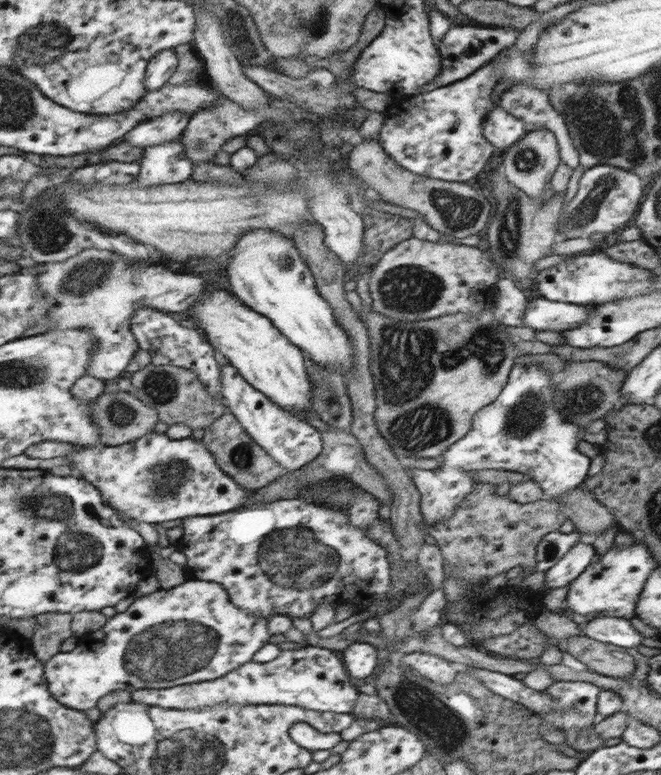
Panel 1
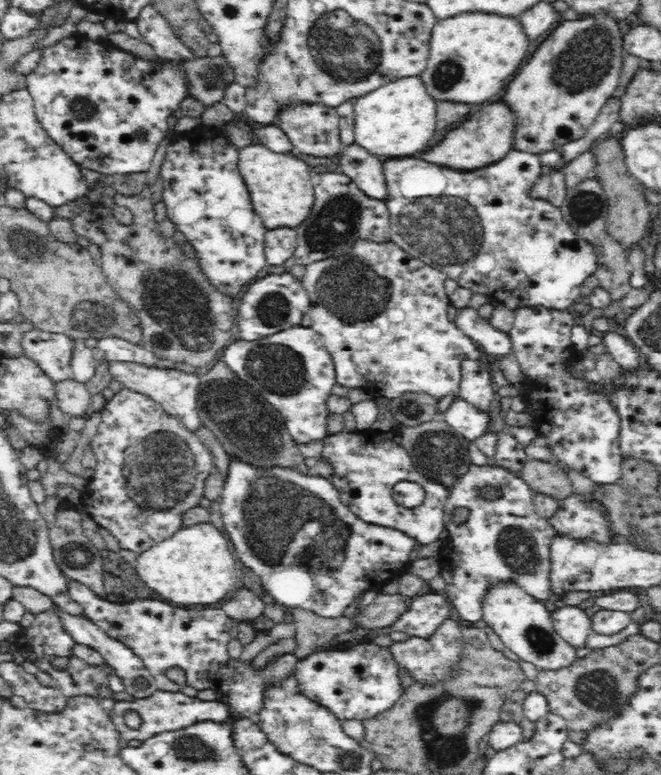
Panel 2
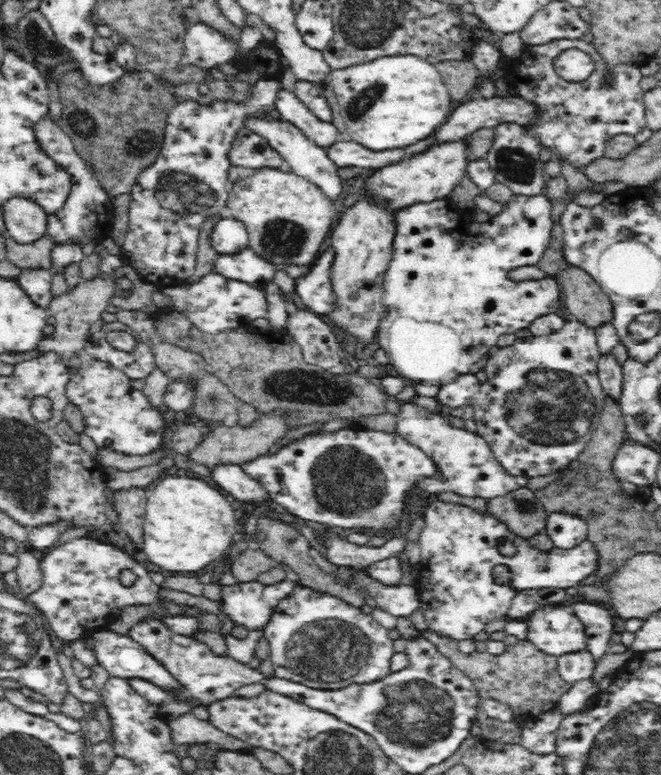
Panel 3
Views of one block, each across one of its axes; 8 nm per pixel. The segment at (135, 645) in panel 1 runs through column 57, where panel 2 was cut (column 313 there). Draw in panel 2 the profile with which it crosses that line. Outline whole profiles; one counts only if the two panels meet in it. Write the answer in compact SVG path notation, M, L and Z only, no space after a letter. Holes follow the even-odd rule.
M372 642L335 651L315 650L309 657L299 660L295 668L301 693L329 708L340 719L364 722L374 718L392 708L404 691L389 647Z

